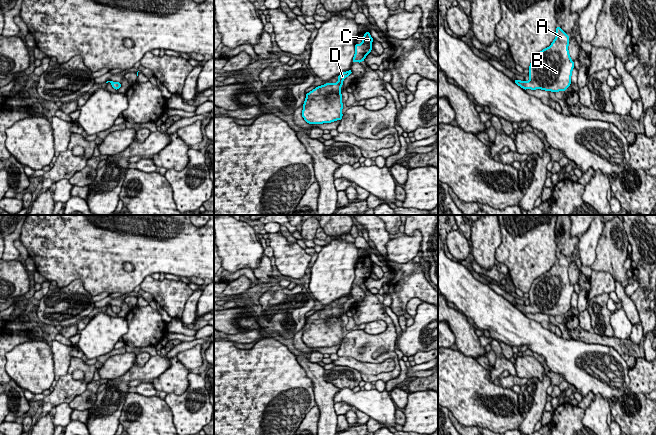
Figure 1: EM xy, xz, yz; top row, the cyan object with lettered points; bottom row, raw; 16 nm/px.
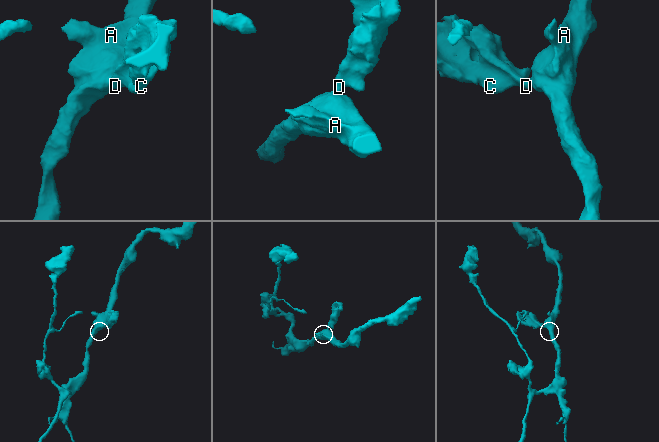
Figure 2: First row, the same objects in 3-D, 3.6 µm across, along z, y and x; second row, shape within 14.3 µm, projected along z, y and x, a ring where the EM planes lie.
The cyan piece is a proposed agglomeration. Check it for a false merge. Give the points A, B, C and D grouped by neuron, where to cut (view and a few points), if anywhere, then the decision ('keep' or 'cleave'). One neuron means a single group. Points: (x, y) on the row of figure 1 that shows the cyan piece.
A B C D | no cut | keep

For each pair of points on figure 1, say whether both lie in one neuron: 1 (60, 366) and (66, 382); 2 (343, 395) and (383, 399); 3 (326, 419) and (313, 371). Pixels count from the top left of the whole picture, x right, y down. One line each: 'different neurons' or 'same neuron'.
1: different neurons
2: same neuron
3: same neuron

